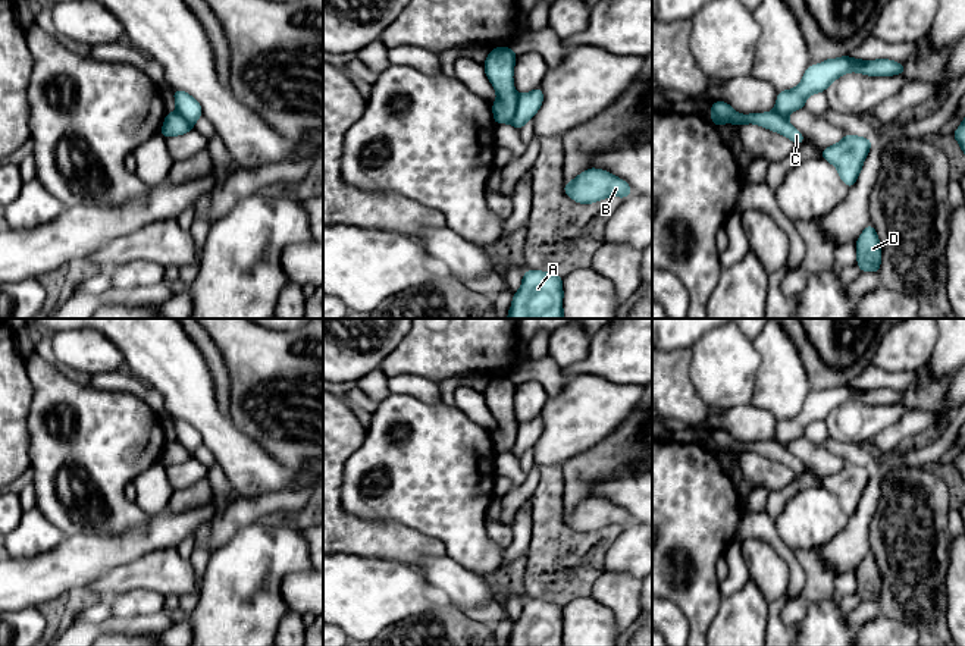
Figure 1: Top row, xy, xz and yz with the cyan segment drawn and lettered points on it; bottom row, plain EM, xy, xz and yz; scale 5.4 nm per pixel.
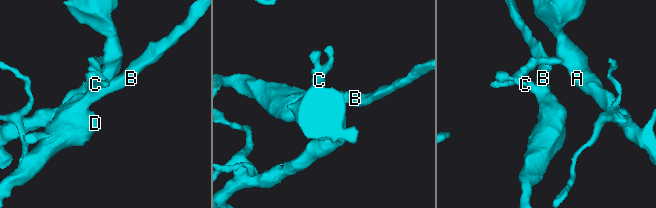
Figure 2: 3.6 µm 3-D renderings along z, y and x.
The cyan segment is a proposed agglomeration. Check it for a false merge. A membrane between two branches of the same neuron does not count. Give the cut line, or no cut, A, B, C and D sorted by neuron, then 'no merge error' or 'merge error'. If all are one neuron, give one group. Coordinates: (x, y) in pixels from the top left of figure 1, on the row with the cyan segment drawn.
cut in xz along (519, 96), (510, 122); A / B C D; merge error

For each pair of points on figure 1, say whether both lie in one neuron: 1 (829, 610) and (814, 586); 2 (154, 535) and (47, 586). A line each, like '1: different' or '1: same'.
1: different
2: same

